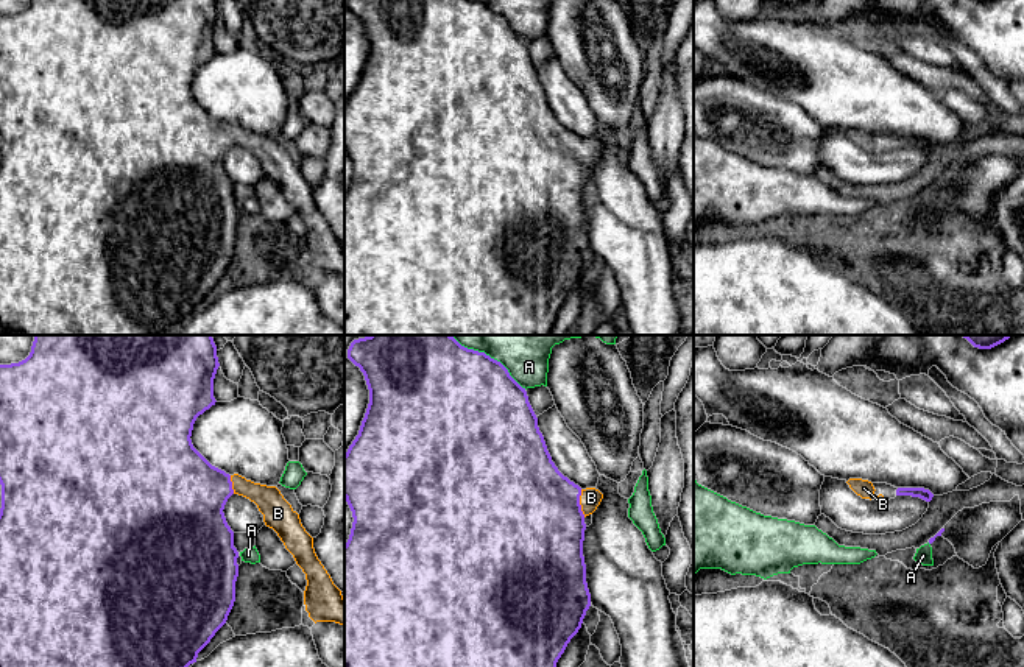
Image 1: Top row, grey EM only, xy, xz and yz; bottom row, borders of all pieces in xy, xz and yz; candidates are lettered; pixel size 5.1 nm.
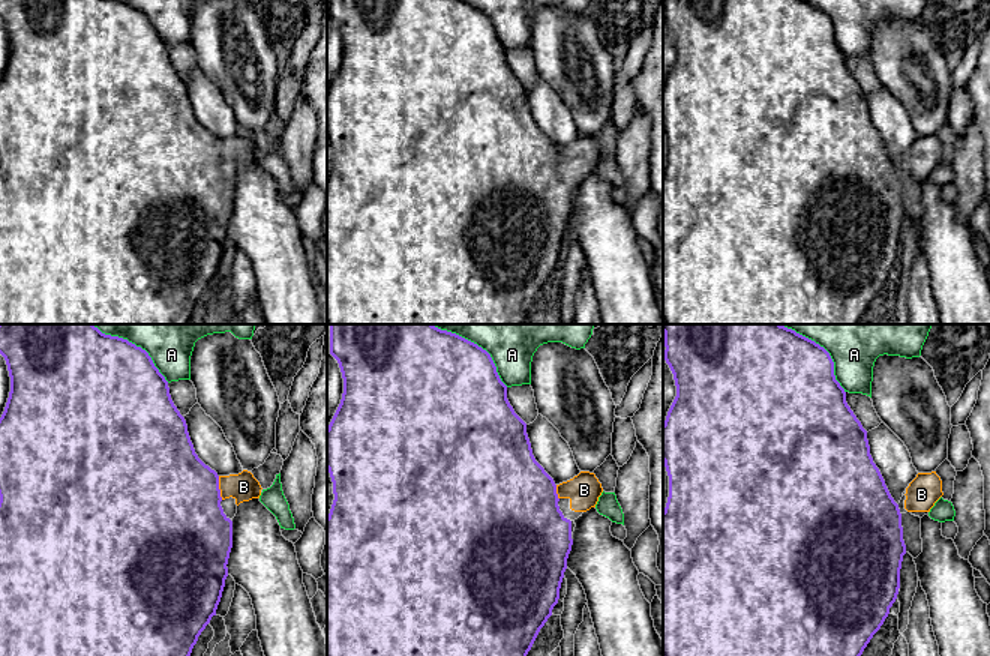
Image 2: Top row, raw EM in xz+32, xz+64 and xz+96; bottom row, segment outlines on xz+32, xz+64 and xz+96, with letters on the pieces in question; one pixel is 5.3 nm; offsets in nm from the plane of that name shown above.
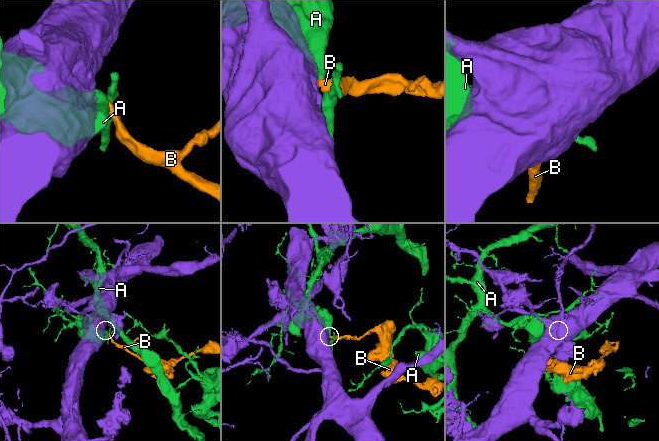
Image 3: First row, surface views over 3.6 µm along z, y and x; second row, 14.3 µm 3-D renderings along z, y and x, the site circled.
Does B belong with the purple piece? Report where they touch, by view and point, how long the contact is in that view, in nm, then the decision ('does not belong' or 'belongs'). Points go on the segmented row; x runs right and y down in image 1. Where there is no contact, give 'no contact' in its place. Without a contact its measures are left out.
meets purple in xz at (579, 504); contact 150 nm long; belongs

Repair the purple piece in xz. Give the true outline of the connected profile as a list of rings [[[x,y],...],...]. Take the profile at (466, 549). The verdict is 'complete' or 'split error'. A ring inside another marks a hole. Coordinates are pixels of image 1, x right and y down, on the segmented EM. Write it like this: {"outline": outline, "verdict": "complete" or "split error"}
{"outline": [[[369,335],[351,343],[348,358],[365,376],[369,404],[358,435],[344,453],[344,499],[354,517],[349,539],[344,544],[344,667],[556,667],[567,644],[581,628],[586,611],[591,606],[583,556],[584,517],[597,510],[603,494],[595,488],[581,489],[558,471],[539,432],[538,418],[528,402],[525,388],[510,376],[500,362],[485,352],[461,346],[452,335]]], "verdict": "split error"}

